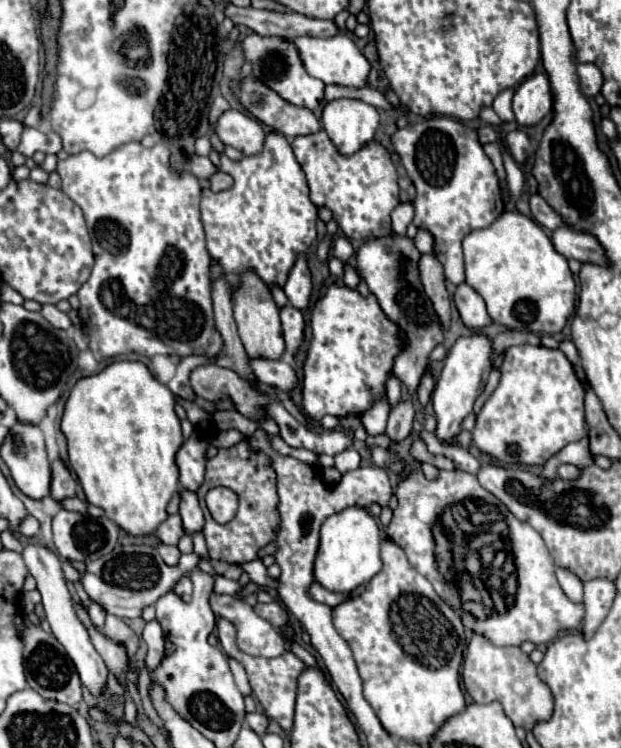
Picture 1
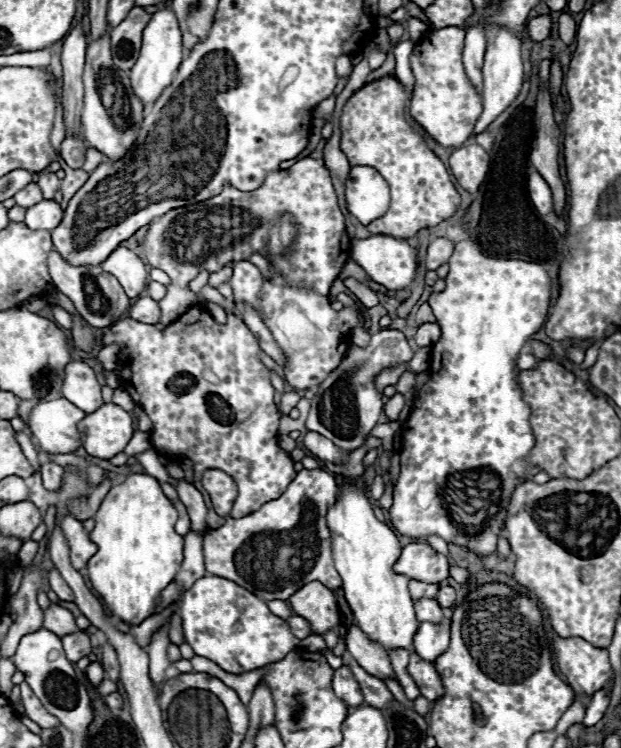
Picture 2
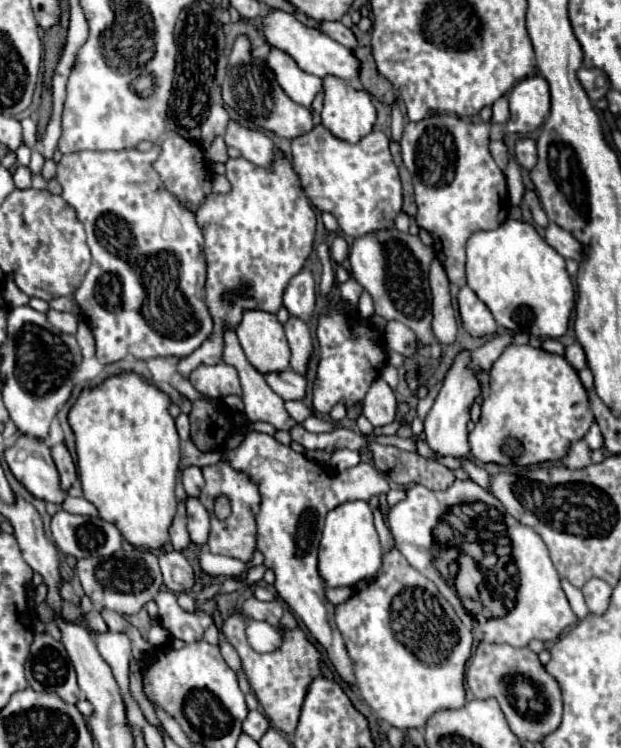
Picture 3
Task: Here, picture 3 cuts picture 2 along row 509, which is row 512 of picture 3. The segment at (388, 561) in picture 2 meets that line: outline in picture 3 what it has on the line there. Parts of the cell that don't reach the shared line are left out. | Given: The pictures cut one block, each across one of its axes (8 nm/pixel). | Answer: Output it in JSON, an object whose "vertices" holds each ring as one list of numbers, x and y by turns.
{"vertices":[[356,500,334,508,326,516,326,526,320,540,318,572,328,588,354,586,360,580,372,580,382,566,382,546,374,528,372,510,368,502]]}

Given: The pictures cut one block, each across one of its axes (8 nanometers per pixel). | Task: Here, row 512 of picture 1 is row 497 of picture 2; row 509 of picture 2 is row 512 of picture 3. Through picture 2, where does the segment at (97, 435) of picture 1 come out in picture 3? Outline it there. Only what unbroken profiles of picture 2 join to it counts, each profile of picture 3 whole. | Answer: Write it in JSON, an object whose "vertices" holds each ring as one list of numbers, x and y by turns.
{"vertices":[[136,372,108,376,96,388,84,388,68,412,68,424,76,436,76,468,84,498,92,502,100,518,116,524,122,536,138,548,162,548,168,542,168,526,176,514,174,486,180,466,180,438,170,416,170,398]]}

